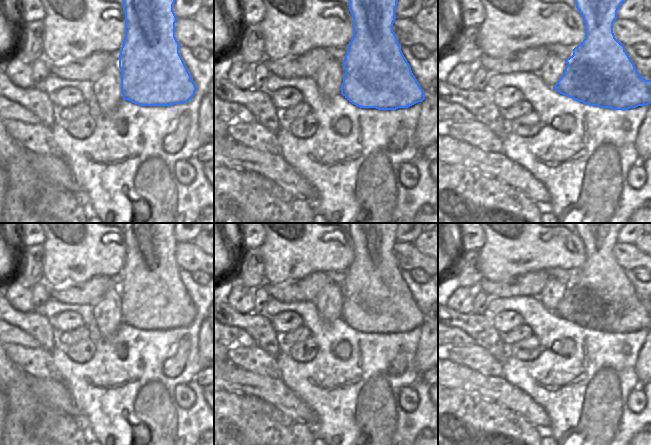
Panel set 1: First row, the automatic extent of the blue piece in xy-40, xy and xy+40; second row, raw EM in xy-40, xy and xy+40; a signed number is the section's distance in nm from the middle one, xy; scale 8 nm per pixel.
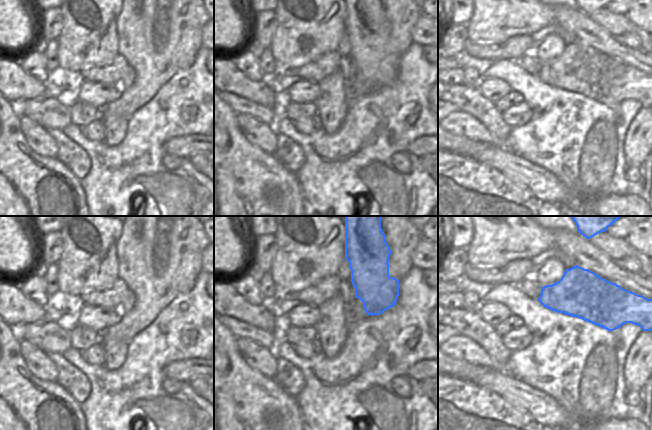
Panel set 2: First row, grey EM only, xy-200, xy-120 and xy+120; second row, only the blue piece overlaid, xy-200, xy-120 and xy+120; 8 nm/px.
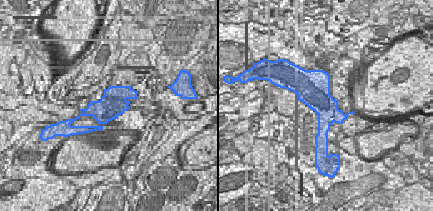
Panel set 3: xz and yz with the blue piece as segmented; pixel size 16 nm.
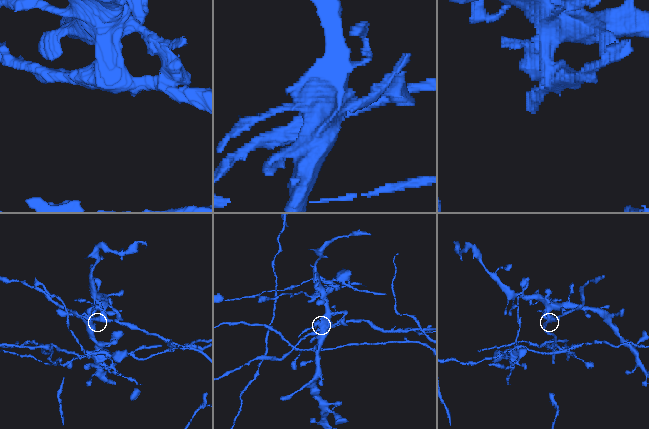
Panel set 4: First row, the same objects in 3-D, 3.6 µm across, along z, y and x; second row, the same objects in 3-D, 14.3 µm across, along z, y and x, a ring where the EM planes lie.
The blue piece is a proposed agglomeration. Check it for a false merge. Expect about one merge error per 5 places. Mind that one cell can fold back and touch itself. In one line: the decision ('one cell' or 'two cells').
two cells

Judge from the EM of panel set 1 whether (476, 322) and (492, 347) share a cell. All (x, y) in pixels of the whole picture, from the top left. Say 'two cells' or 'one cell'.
one cell

